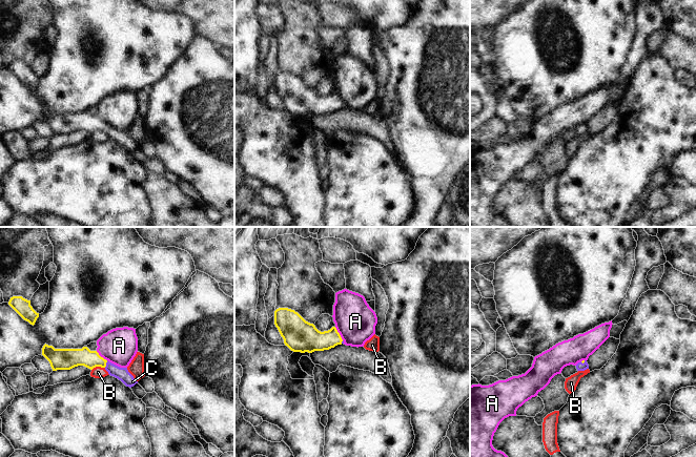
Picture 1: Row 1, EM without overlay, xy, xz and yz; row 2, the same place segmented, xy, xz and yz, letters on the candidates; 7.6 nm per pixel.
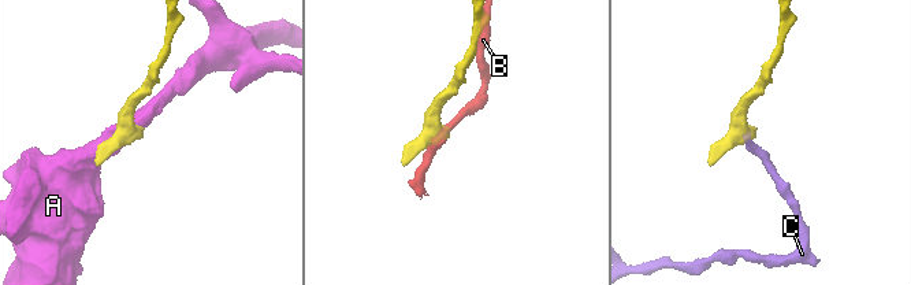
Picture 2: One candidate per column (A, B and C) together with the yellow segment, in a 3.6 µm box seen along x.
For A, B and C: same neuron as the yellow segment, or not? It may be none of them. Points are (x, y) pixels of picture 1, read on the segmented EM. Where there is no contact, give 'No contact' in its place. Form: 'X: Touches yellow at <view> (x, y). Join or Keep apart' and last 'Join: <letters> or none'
A: Touches yellow at xz (339, 333). Keep apart
B: Touches yellow at xy (98, 366). Keep apart
C: Touches yellow at xy (105, 364). Join
Join: C

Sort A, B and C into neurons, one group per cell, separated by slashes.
A / B / C

